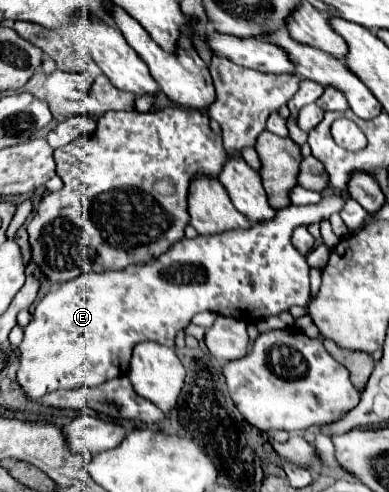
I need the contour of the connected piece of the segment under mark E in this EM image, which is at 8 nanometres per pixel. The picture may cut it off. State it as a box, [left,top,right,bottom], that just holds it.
[16,195,346,401]

